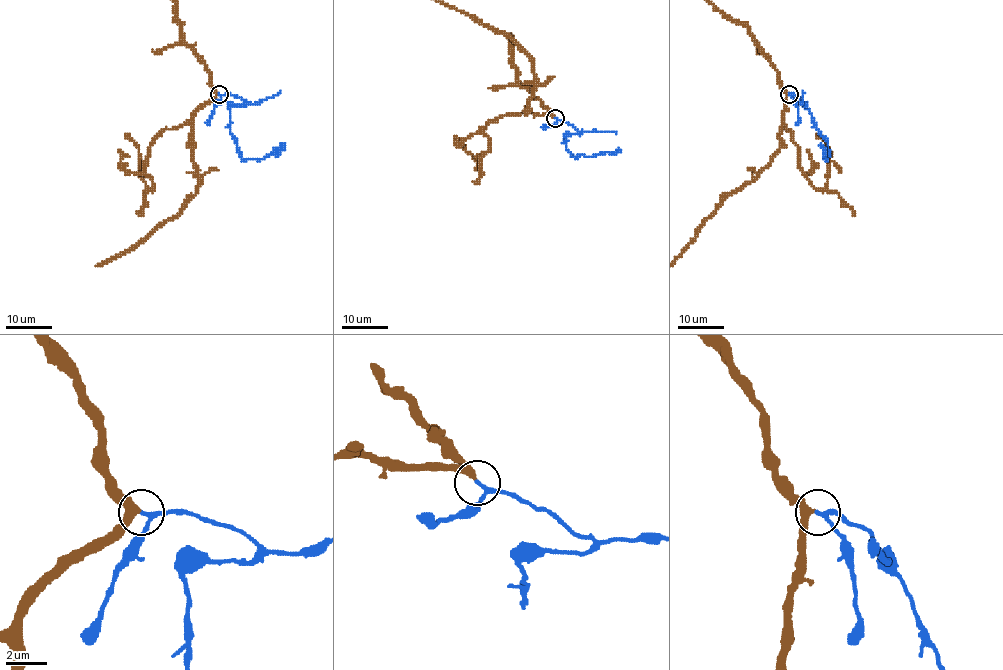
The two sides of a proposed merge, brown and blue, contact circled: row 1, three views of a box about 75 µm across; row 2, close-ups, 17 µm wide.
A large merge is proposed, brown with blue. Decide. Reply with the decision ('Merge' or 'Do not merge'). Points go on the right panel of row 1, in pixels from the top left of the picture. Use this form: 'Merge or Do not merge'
Merge

